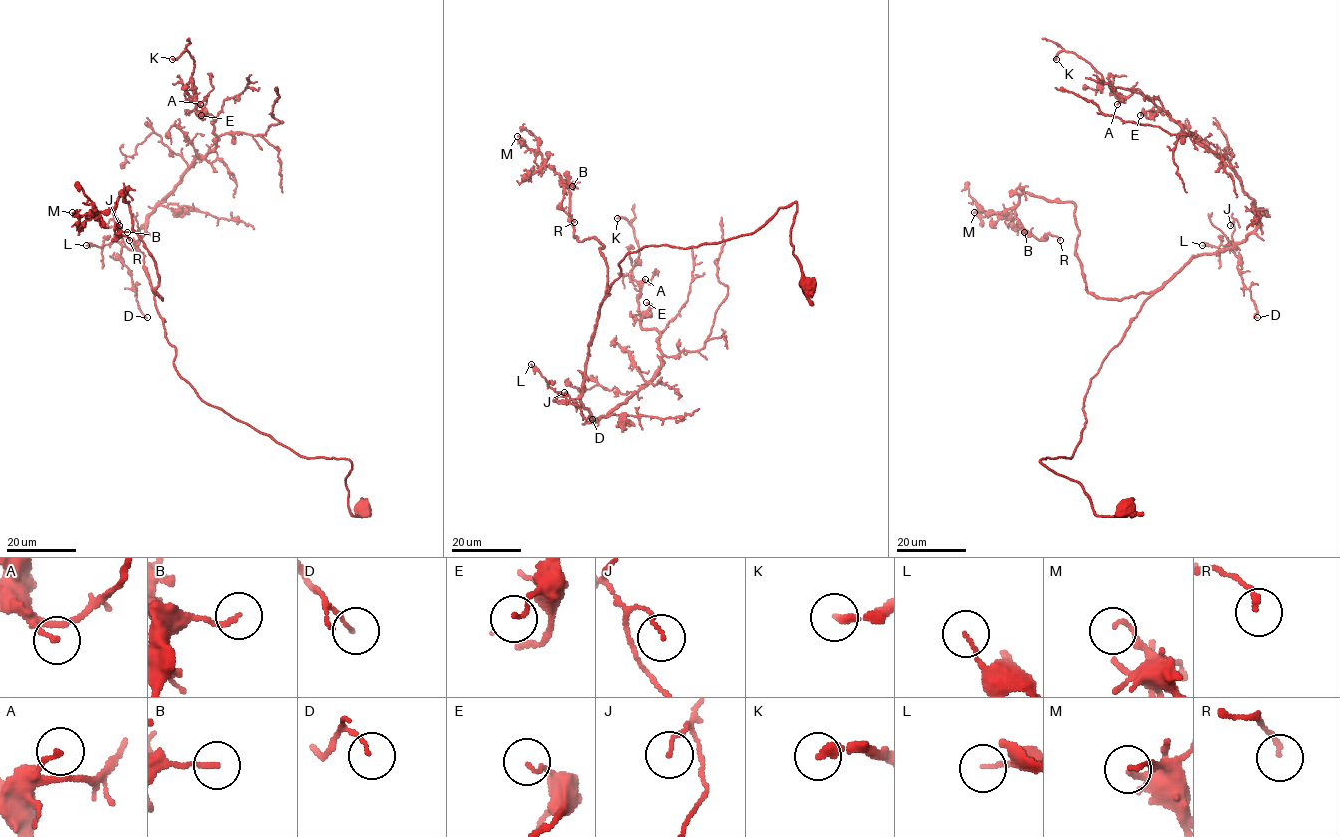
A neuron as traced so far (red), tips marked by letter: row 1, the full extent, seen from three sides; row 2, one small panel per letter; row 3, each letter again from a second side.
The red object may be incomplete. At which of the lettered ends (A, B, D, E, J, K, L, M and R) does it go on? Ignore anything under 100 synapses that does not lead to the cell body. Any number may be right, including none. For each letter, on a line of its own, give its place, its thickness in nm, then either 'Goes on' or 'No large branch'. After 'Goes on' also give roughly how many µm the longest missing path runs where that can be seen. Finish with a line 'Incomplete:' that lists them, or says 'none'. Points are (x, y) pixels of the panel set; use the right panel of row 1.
A: Place: (1117, 104). Thickness 150 nm. No large branch
B: Place: (1024, 232). Thickness 150 nm. No large branch
D: Place: (1257, 317). Thickness 90 nm. No large branch
E: Place: (1140, 115). Thickness 140 nm. No large branch
J: Place: (1230, 225). Thickness 110 nm. No large branch
K: Place: (1056, 59). Thickness 280 nm. No large branch
L: Place: (1202, 245). Thickness 110 nm. No large branch
M: Place: (974, 212). Thickness 120 nm. No large branch
R: Place: (1060, 240). Thickness 160 nm. No large branch
Incomplete: none

